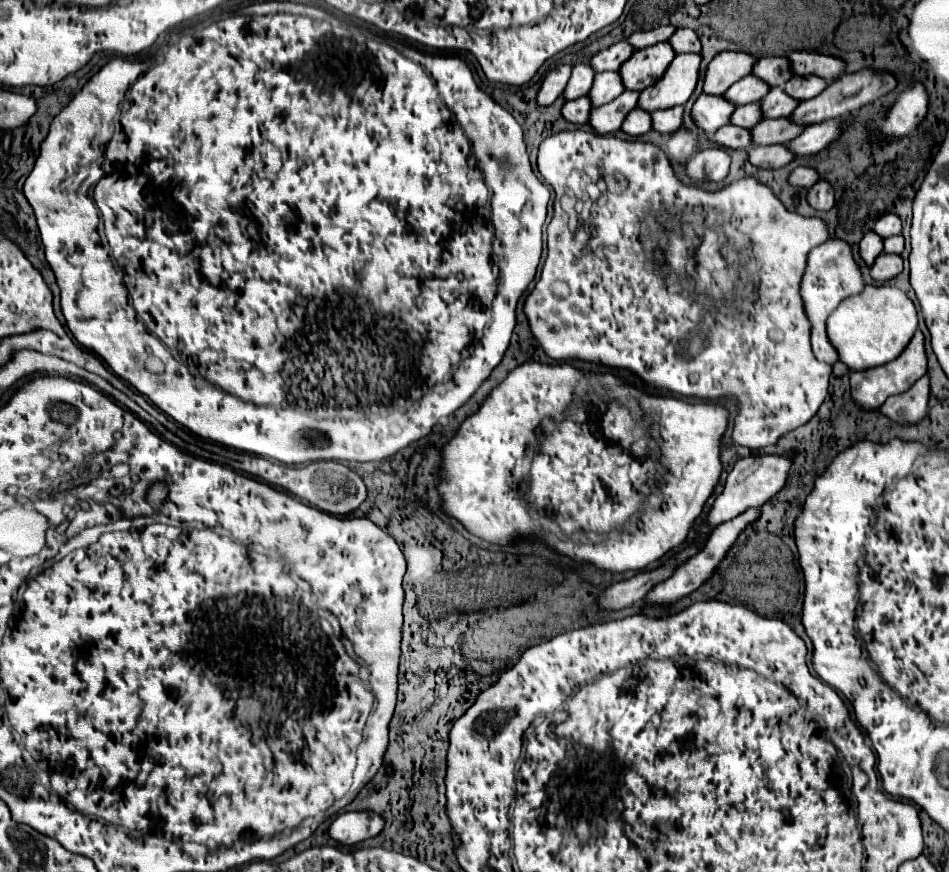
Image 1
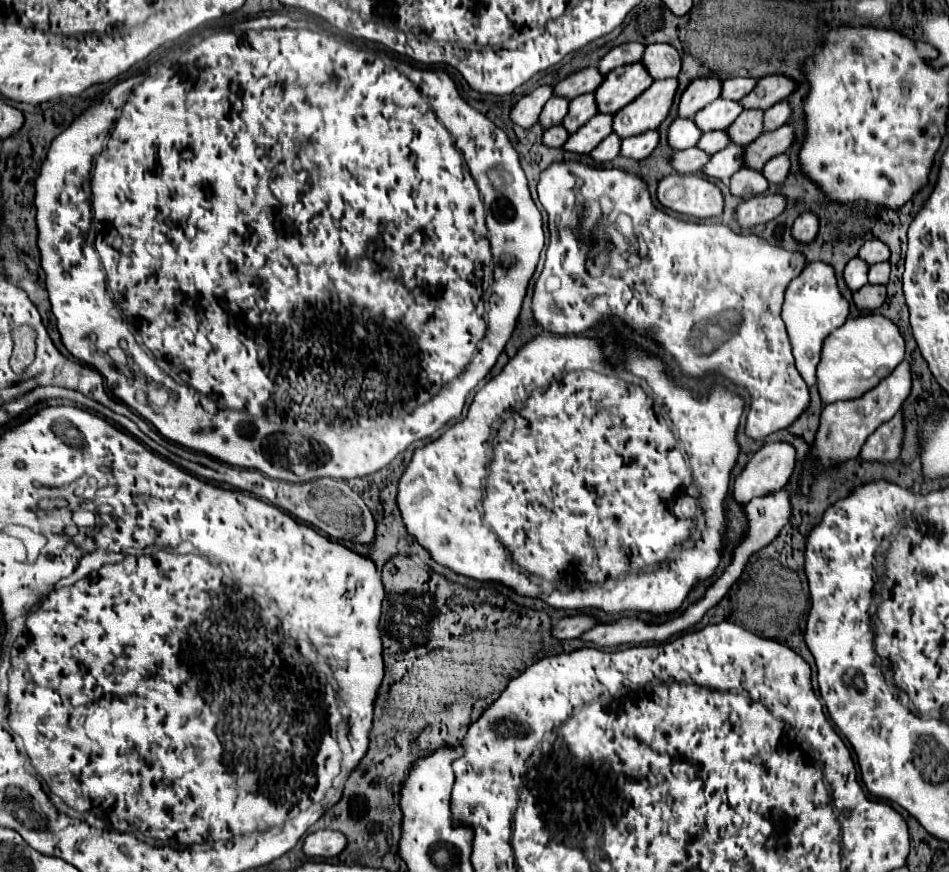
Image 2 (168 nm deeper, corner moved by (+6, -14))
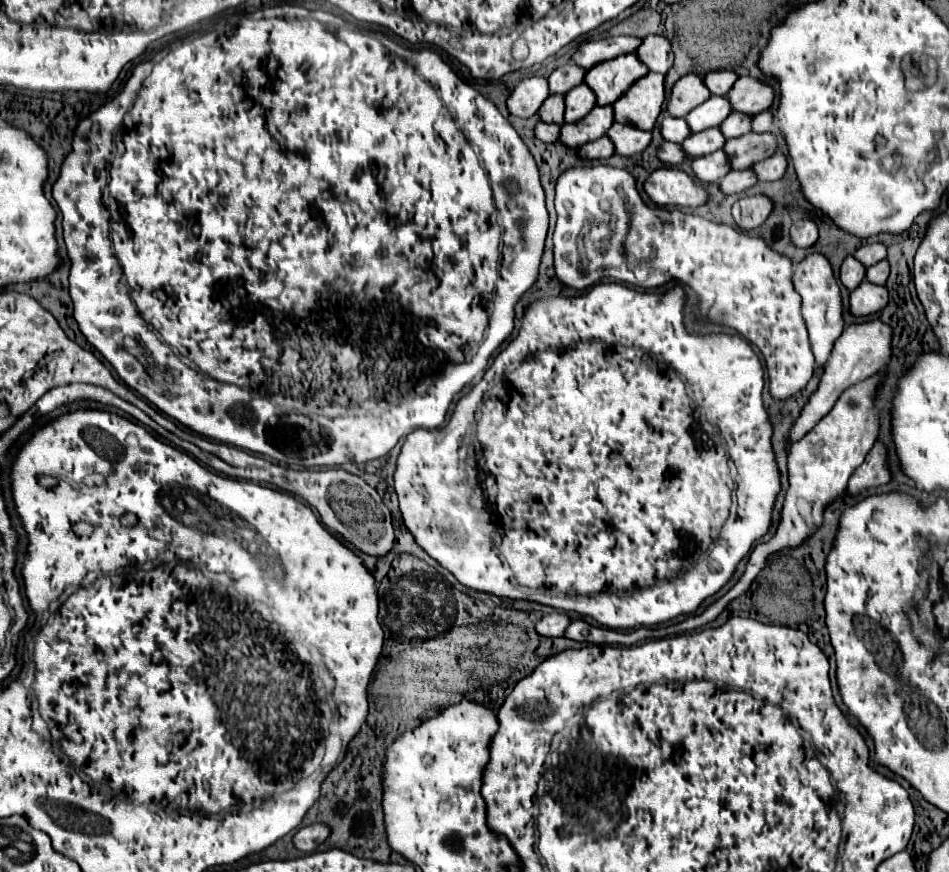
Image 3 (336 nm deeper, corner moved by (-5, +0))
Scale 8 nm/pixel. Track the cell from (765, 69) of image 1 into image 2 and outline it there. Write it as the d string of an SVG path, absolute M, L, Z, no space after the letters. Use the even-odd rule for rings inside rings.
M727 78L723 82L723 92L721 98L729 98L729 100L741 100L745 98L745 94L749 94L753 90L753 86L757 86L757 78Z

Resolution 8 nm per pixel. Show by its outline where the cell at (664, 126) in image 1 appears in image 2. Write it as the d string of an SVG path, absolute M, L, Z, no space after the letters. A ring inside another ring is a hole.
M647 130L645 134L625 138L621 142L621 156L631 156L635 160L643 160L657 148L659 138L661 138L659 130Z

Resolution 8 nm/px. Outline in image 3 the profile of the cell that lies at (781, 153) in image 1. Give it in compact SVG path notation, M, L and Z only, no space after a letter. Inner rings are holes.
M746 168L746 170L730 170L722 180L720 180L720 190L724 194L740 194L748 190L750 186L756 184L756 174Z

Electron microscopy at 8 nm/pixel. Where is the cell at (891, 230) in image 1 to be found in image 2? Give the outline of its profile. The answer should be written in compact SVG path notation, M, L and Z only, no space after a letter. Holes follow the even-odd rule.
M869 240L865 242L865 246L861 246L859 256L869 264L875 264L881 260L889 260L889 248L881 240Z

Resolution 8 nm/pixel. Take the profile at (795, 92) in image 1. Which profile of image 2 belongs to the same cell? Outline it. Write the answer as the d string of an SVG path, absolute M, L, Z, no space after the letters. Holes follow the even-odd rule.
M781 100L777 104L773 104L767 112L765 112L765 126L763 126L763 132L769 132L769 130L775 130L783 124L787 124L791 120L791 114L793 114L793 108L787 100Z

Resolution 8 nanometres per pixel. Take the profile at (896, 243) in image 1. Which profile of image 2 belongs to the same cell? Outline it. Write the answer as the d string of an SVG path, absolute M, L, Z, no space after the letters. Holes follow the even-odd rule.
M889 260L877 262L877 266L869 266L869 282L873 282L873 284L887 284L889 272L891 272Z

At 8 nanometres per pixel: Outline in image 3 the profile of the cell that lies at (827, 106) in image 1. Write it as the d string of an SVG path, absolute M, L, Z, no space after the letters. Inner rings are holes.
M748 132L740 138L726 140L722 150L728 156L732 170L744 170L754 162L760 162L776 154L776 140L770 132L764 132L764 134Z

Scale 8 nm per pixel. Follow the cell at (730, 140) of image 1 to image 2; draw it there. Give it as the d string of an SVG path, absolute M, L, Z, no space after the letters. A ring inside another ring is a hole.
M687 148L681 152L675 152L671 158L671 166L681 172L681 174L691 174L691 172L699 172L705 162L709 162L711 154L705 154L703 150L697 148Z

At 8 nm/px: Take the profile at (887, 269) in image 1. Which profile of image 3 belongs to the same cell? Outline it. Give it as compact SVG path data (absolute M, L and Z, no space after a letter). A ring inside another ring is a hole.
M862 282L850 294L850 314L854 316L872 316L888 304L888 290L870 282Z

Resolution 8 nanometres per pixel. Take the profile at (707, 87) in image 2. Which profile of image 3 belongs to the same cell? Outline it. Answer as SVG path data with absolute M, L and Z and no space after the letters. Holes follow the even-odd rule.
M686 74L686 76L682 76L672 86L666 112L672 118L682 118L690 110L694 110L696 106L700 106L702 102L706 102L708 98L710 98L710 92L704 86L702 76L698 76L698 74Z

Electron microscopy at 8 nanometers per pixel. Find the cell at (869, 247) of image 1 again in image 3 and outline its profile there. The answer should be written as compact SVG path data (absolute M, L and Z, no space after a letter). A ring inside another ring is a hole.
M848 256L840 266L840 282L846 290L854 290L864 280L864 274L866 274L866 268L852 256Z

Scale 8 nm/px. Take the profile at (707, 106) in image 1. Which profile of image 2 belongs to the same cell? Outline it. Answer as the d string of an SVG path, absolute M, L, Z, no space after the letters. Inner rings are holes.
M677 118L669 128L669 144L673 150L685 150L697 146L703 132L689 118Z

